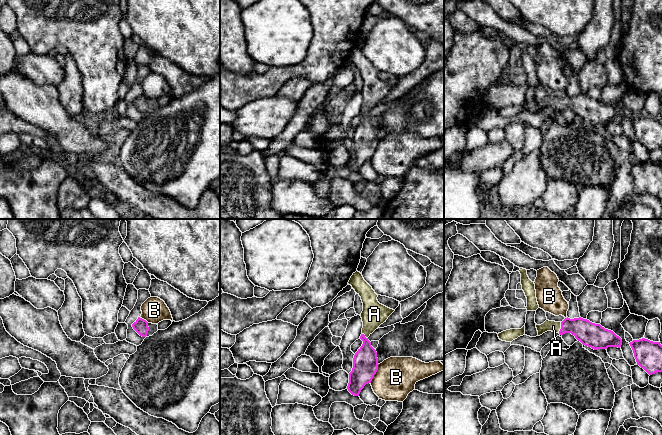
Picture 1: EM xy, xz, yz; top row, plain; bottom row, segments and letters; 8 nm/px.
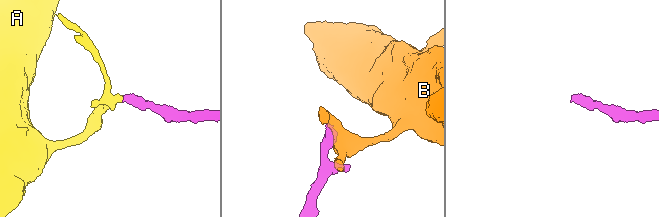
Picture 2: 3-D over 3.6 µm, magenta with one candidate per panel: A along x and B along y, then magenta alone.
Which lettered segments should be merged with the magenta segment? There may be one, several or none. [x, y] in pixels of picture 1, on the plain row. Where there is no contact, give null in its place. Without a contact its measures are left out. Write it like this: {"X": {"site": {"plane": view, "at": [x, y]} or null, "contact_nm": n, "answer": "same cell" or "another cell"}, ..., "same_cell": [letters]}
{"A": {"site": {"plane": "yz", "at": [561, 103]}, "contact_nm": 90, "answer": "same cell"}, "B": {"site": {"plane": "xz", "at": [375, 149]}, "contact_nm": 180, "answer": "another cell"}, "same_cell": ["A"]}

